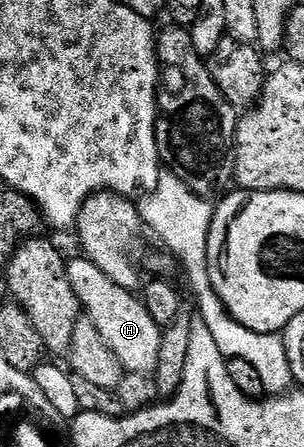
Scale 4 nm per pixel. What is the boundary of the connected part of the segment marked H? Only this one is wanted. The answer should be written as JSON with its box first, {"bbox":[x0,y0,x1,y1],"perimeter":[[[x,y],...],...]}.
{"bbox":[67,258,163,373],"perimeter":[[[84,258],[68,261],[67,278],[71,282],[71,290],[75,290],[79,298],[84,315],[89,316],[103,342],[118,356],[124,371],[152,373],[159,361],[163,328],[151,318],[142,297],[128,288],[115,286],[115,282],[95,266],[95,262]]]}

